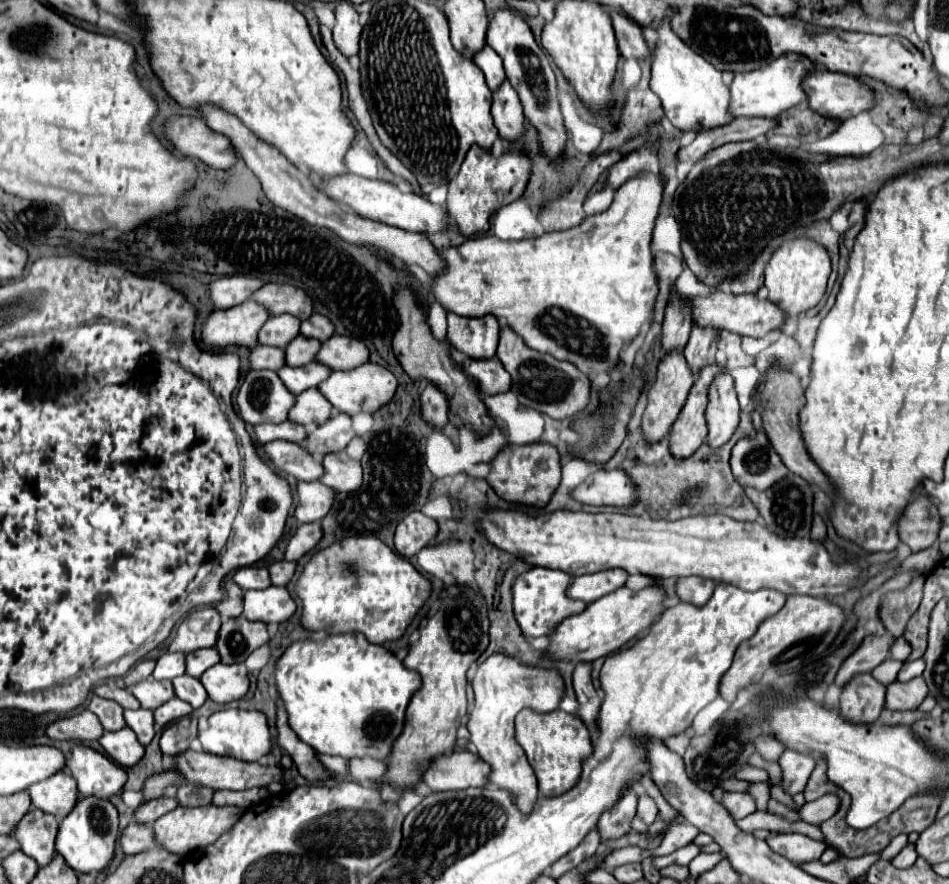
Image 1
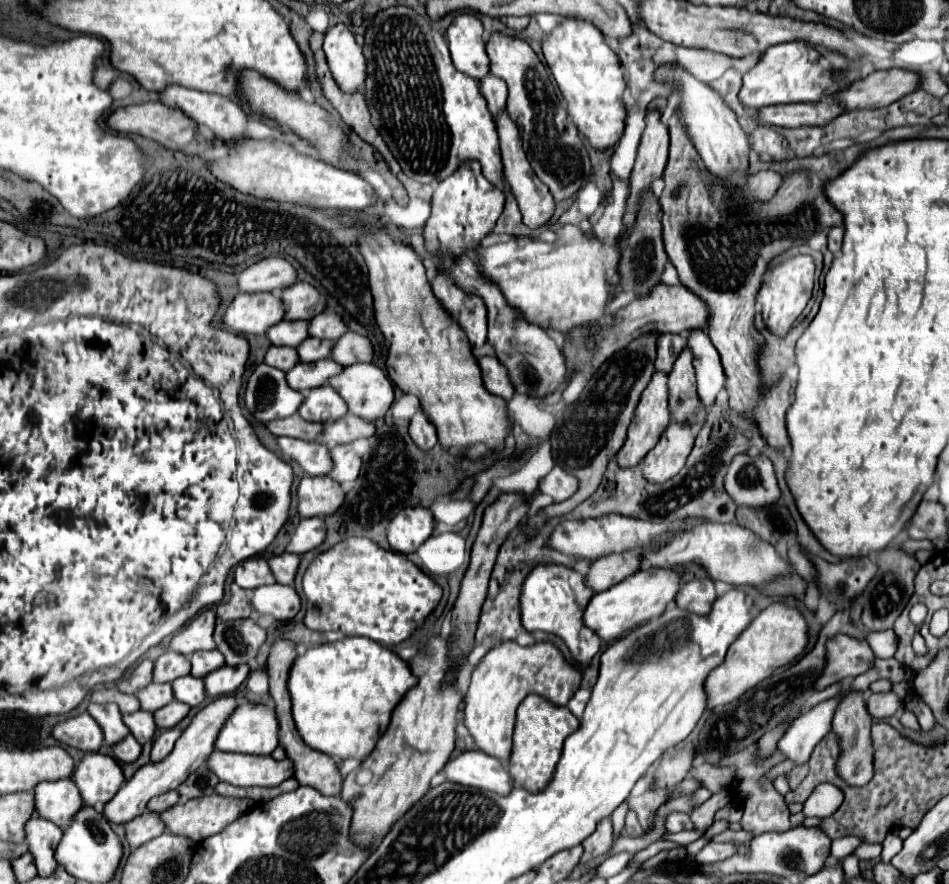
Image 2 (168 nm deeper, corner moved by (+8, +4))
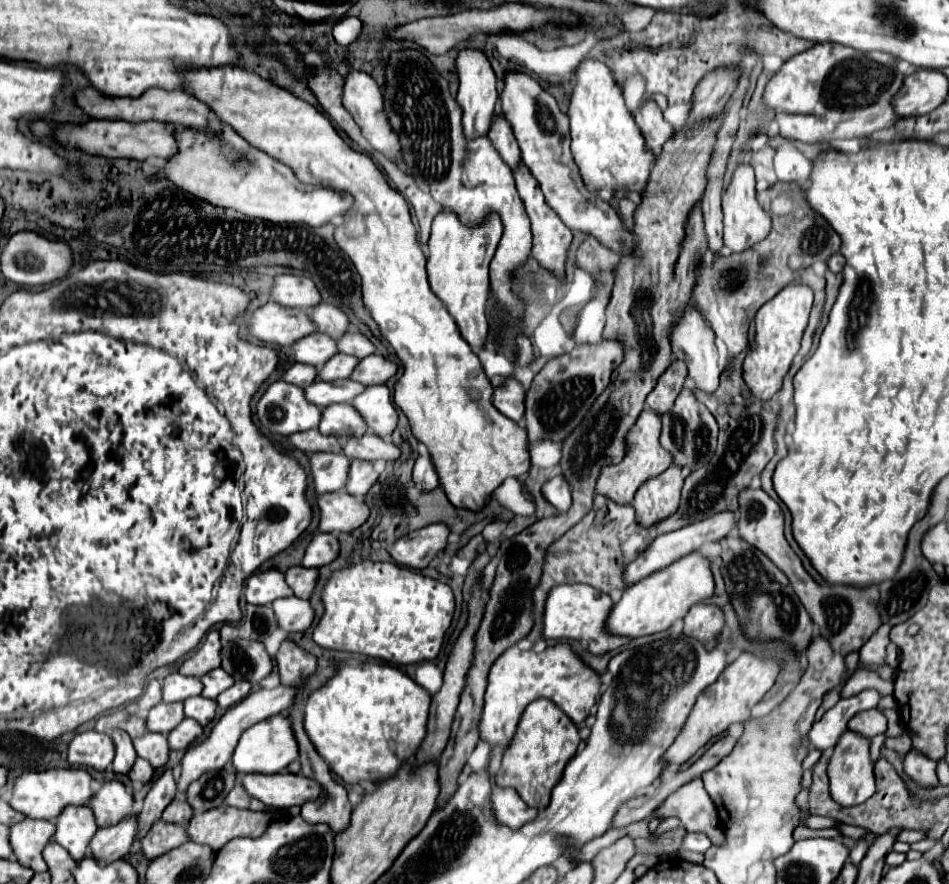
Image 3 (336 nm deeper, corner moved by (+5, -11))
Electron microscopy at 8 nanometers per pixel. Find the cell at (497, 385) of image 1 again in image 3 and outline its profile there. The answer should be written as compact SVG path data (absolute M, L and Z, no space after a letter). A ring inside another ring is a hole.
M495 375L491 379L493 385L493 405L515 423L523 421L525 415L525 389L511 375Z

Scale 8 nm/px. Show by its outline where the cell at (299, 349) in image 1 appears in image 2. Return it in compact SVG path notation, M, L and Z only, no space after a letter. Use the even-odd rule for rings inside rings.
M306 338L304 342L300 342L300 346L296 348L300 362L316 362L328 356L332 342L330 340L320 340L320 338Z

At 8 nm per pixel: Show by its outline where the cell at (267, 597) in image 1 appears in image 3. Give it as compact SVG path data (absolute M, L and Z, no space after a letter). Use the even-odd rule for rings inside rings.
M299 597L277 599L273 603L273 611L279 619L279 627L287 633L309 629L311 623L313 623L313 617L315 617L311 603L299 599Z

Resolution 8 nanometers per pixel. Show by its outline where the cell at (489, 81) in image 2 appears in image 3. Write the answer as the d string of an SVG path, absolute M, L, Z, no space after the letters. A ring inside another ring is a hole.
M495 115L495 123L491 125L489 139L491 139L493 147L497 149L497 153L501 155L501 159L515 171L515 167L519 167L519 163L521 163L521 151L515 141L515 135L511 135L511 127L507 127L507 119L503 119L503 115Z

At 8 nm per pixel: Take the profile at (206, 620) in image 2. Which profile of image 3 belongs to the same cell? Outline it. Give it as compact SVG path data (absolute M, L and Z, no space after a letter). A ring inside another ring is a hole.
M211 631L203 645L179 667L179 673L191 675L191 677L203 677L207 671L217 669L219 663L219 653L221 653L221 643L219 643L219 631Z

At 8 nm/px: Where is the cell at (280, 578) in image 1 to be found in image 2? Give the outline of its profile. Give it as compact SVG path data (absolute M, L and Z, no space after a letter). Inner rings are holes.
M286 552L268 560L268 566L270 566L278 584L292 584L296 570L298 570L298 564L300 564L300 556L286 554Z

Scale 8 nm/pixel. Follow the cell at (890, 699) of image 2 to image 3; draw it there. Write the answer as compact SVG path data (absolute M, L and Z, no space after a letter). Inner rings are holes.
M867 709L867 711L861 711L857 713L849 723L847 723L849 731L853 733L859 733L867 739L879 735L879 733L885 733L887 729L887 719L885 715L879 711L879 709Z

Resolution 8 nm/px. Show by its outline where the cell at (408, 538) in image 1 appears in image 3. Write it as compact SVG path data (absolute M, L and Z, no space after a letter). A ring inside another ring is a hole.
M433 523L395 541L389 553L399 565L411 569L425 569L431 559L447 547L447 537L449 527L445 523Z

